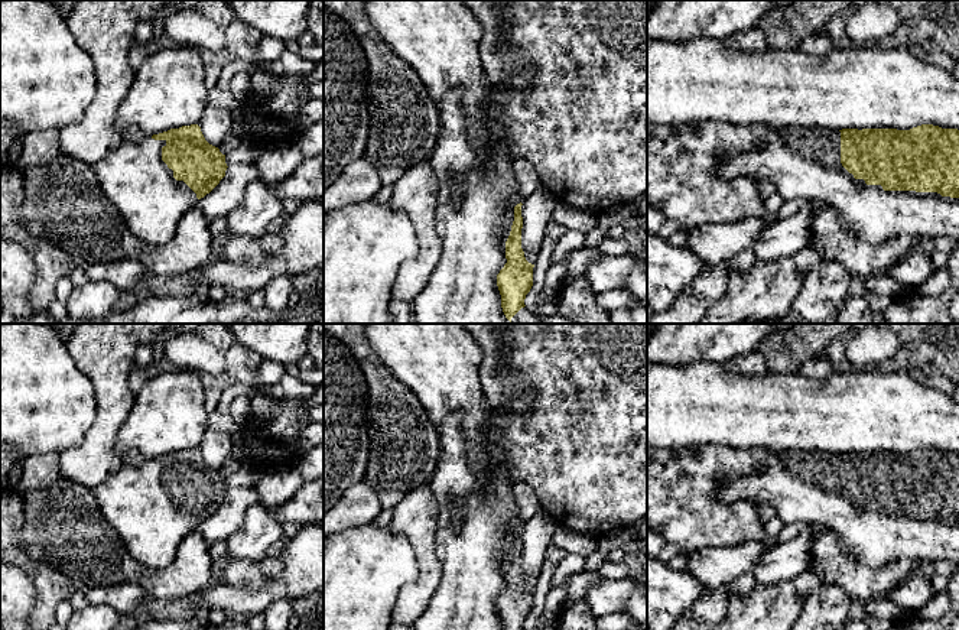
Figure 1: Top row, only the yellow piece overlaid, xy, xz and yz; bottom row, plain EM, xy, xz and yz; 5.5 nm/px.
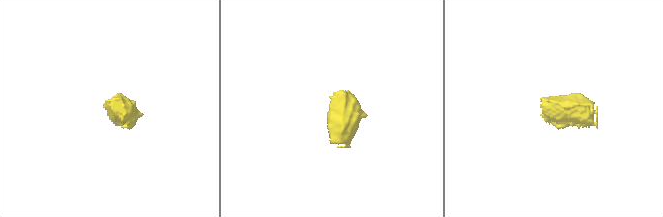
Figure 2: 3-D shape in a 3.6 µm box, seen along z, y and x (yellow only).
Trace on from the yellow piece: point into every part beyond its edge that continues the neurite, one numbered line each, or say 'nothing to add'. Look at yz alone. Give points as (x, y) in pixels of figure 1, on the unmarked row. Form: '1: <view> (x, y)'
1: yz (802, 486)

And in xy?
1: xy (133, 500)

